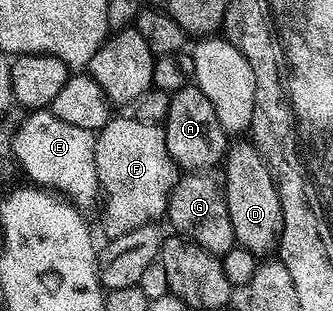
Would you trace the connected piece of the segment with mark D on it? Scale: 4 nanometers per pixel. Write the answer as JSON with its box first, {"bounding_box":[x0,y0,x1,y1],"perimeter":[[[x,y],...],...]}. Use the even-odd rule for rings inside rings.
{"bounding_box":[222,143,280,259],"perimeter":[[[245,143],[245,145],[236,145],[236,146],[233,147],[233,149],[232,149],[232,146],[231,146],[231,148],[229,148],[227,150],[226,156],[225,156],[225,158],[222,162],[222,170],[223,169],[224,169],[224,177],[222,176],[222,188],[224,190],[224,202],[226,203],[226,211],[230,215],[230,227],[232,227],[234,229],[234,235],[236,236],[236,245],[239,246],[239,248],[241,248],[241,249],[248,249],[249,252],[251,252],[253,254],[253,256],[255,256],[257,259],[263,258],[265,255],[268,255],[268,254],[263,255],[263,253],[268,253],[268,252],[271,251],[271,249],[272,249],[272,252],[273,252],[273,250],[275,250],[277,248],[278,238],[279,238],[279,235],[280,235],[280,196],[278,195],[278,193],[276,191],[276,181],[273,180],[272,173],[269,172],[268,165],[265,164],[265,162],[264,162],[264,157],[261,156],[261,154],[259,152],[257,152],[256,146],[251,144],[251,143]]]}

